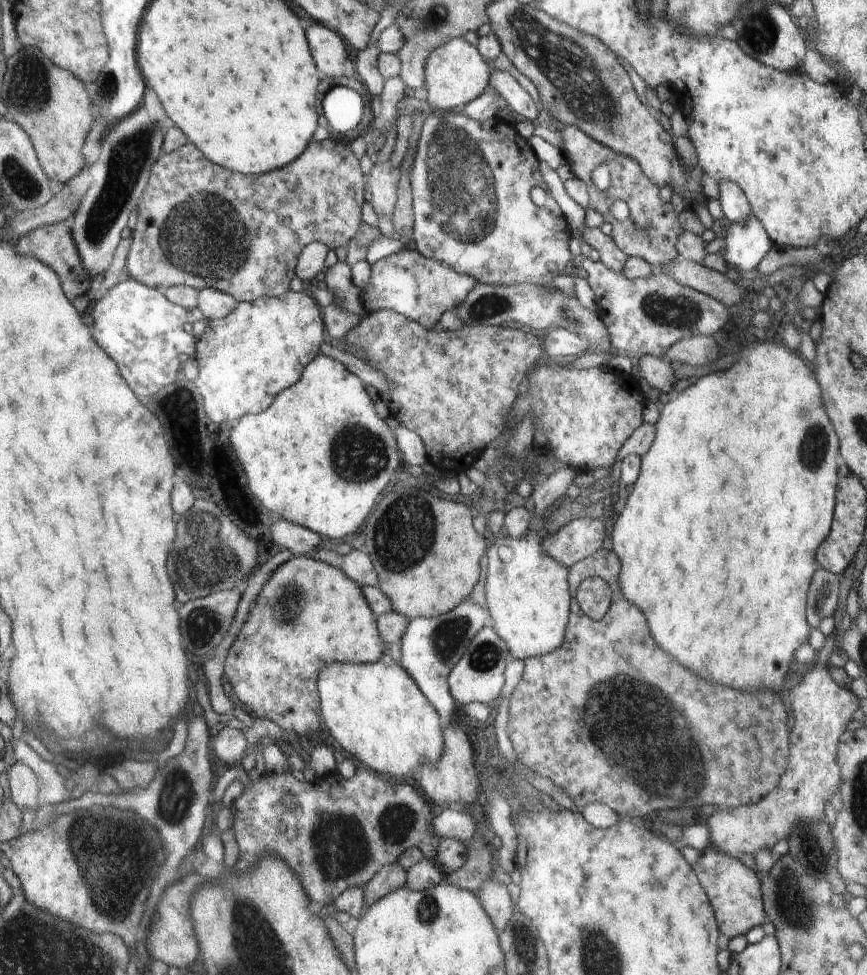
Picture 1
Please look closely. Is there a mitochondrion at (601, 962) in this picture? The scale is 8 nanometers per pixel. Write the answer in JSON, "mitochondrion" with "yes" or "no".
{"mitochondrion":"yes"}

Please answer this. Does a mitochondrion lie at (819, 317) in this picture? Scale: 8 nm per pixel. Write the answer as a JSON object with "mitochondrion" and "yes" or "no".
{"mitochondrion":"no"}

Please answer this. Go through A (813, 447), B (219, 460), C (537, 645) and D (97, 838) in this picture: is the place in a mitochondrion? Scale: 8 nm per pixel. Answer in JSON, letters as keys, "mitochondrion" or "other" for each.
{"A":"mitochondrion","B":"other","C":"other","D":"mitochondrion"}

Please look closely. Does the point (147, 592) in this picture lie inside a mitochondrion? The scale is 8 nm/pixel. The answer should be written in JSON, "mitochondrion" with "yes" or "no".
{"mitochondrion":"no"}

